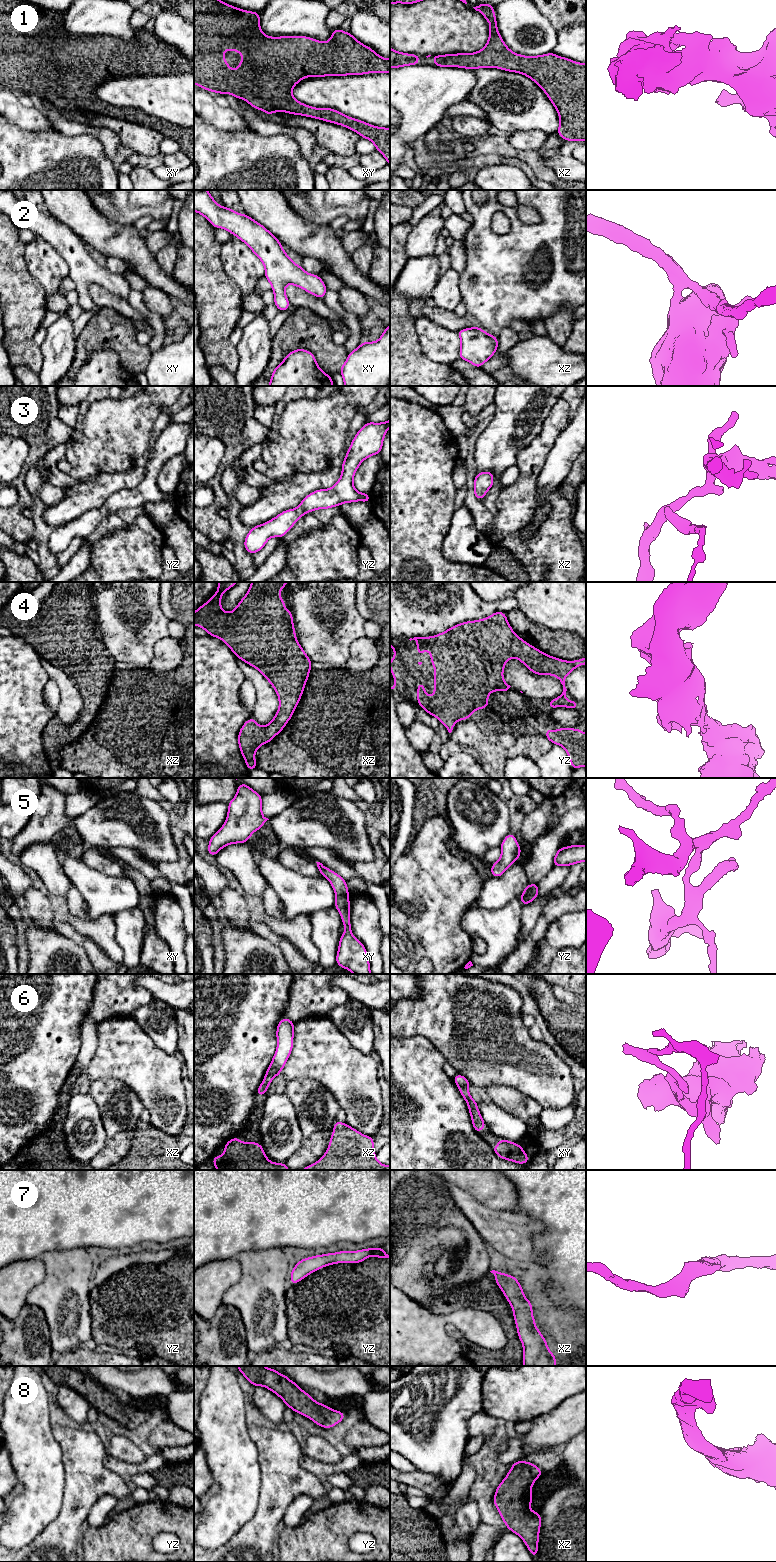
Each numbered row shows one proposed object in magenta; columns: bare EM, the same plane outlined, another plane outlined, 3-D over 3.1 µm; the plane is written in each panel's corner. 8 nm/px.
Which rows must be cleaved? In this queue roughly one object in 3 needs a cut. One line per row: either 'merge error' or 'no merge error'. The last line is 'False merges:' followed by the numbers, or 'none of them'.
1: no merge error
2: no merge error
3: no merge error
4: no merge error
5: no merge error
6: merge error
7: no merge error
8: no merge error
False merges: 6

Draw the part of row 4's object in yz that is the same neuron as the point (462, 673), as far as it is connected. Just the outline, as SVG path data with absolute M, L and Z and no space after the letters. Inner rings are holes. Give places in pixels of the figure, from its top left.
M496 611L484 619L462 622L461 624L454 625L446 631L434 636L414 637L409 640L416 641L418 656L421 656L427 649L431 654L430 662L434 665L434 695L428 698L428 694L424 690L425 683L419 682L417 684L418 705L428 714L438 718L440 723L447 728L449 733L452 732L453 727L458 720L469 719L476 709L486 709L489 706L488 696L490 693L498 690L507 691L511 687L505 682L503 671L505 663L514 657L519 659L532 673L536 675L552 675L560 680L563 685L563 692L559 697L553 700L548 700L549 709L554 709L555 707L566 707L578 710L578 701L566 700L567 689L565 687L565 678L577 667L585 665L586 657L579 660L566 661L552 657L540 651L514 633L504 612Z

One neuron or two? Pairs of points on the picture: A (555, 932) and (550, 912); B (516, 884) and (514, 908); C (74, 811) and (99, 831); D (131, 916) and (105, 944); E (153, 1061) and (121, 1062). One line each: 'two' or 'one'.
A: two
B: two
C: two
D: two
E: one

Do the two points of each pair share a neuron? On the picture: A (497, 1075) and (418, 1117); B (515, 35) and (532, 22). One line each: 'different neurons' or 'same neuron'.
A: different neurons
B: same neuron

